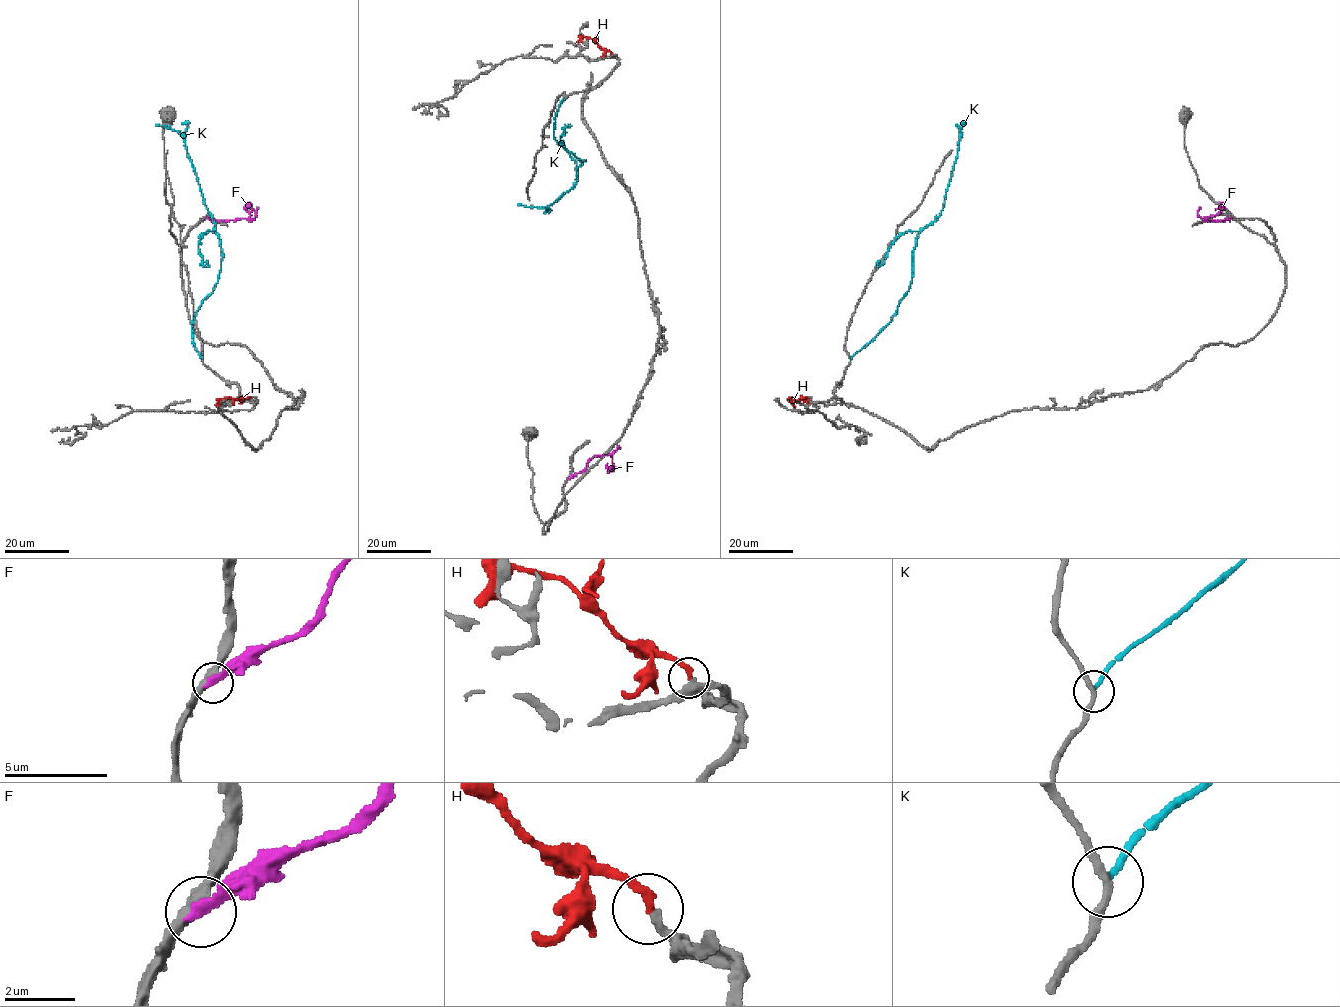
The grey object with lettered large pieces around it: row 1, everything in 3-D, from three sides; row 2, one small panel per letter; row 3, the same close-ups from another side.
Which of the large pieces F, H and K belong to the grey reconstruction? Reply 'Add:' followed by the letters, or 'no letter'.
Add: H

